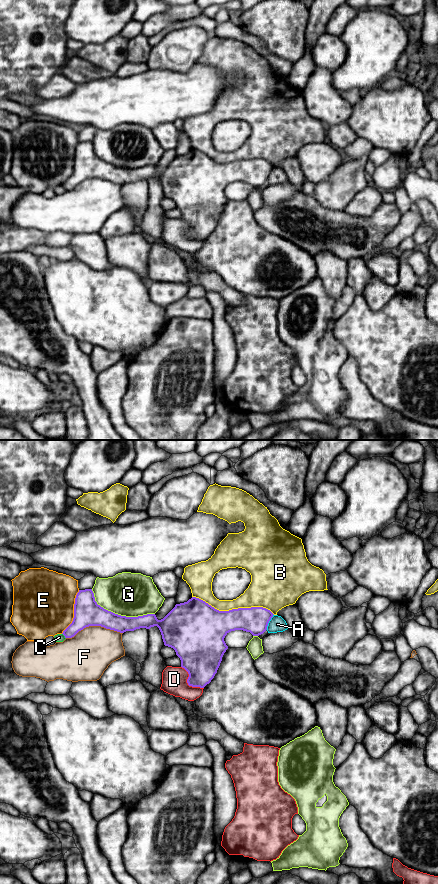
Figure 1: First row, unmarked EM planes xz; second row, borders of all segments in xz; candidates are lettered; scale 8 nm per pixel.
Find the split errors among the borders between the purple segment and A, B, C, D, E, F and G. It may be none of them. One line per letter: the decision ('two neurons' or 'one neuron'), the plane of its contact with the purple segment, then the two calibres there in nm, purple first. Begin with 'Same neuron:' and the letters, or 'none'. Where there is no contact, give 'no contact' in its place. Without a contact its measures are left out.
Same neuron: none
A: two neurons; contact in xz; calibres 220 and 130 nm
B: two neurons; contact in xz; calibres 320 and 220 nm
C: two neurons; contact in xz; calibres 200 and 60 nm
D: two neurons; contact in xz; calibres 340 and 200 nm
E: two neurons; contact in xz; calibres 220 and 480 nm
F: two neurons; contact in xz; calibres 220 and 380 nm
G: two neurons; contact in xz; calibres 200 and 360 nm

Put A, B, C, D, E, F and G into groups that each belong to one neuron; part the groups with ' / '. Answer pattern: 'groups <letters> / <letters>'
groups A / B / C / D / E / F / G

